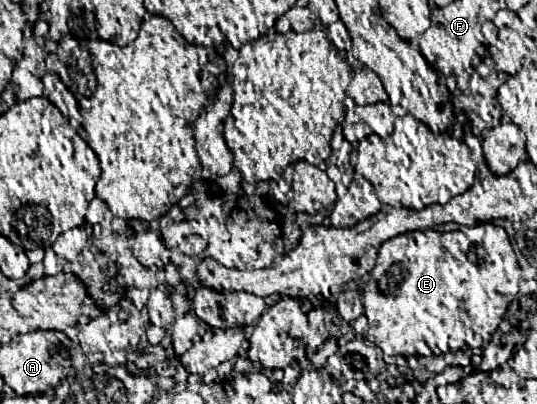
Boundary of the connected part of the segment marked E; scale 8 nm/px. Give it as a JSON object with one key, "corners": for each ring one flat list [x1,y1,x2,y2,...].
{"corners":[[486,222,452,232,398,234,378,248,376,266,362,292,368,336,388,356,430,356,478,348,496,334,518,284,520,266,502,226]]}

